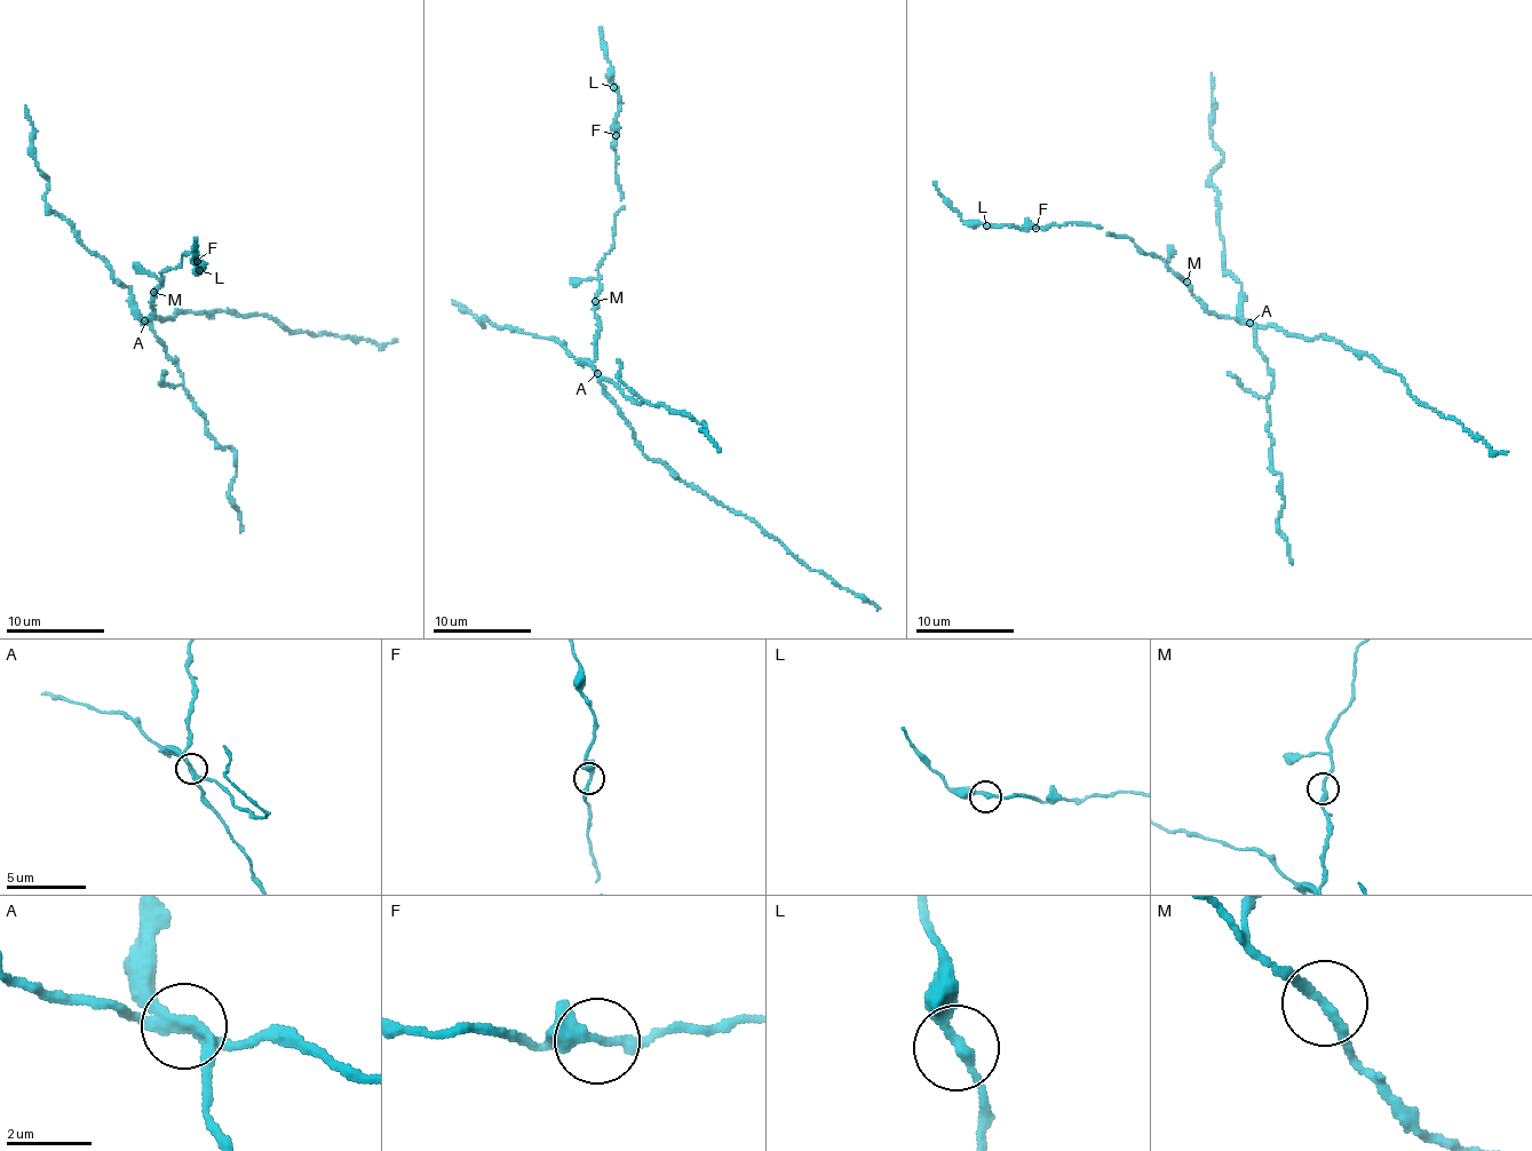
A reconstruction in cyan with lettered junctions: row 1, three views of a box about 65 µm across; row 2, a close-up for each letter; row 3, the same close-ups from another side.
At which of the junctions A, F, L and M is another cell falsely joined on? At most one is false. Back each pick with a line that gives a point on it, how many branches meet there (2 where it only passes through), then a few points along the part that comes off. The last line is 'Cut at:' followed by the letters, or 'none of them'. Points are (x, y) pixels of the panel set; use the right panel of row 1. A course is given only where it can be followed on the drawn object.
A: Place: (1249, 323). Branches: 3. Course of the part to remove: (1251, 323), (1243, 317), (1241, 285), (1225, 268), (1216, 188), (1212, 182), (1223, 152), (1209, 131), (1212, 72)
Cut at: A

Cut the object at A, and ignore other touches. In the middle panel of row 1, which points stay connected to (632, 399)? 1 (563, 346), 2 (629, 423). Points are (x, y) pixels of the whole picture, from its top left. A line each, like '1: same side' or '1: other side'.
1: same side
2: other side

